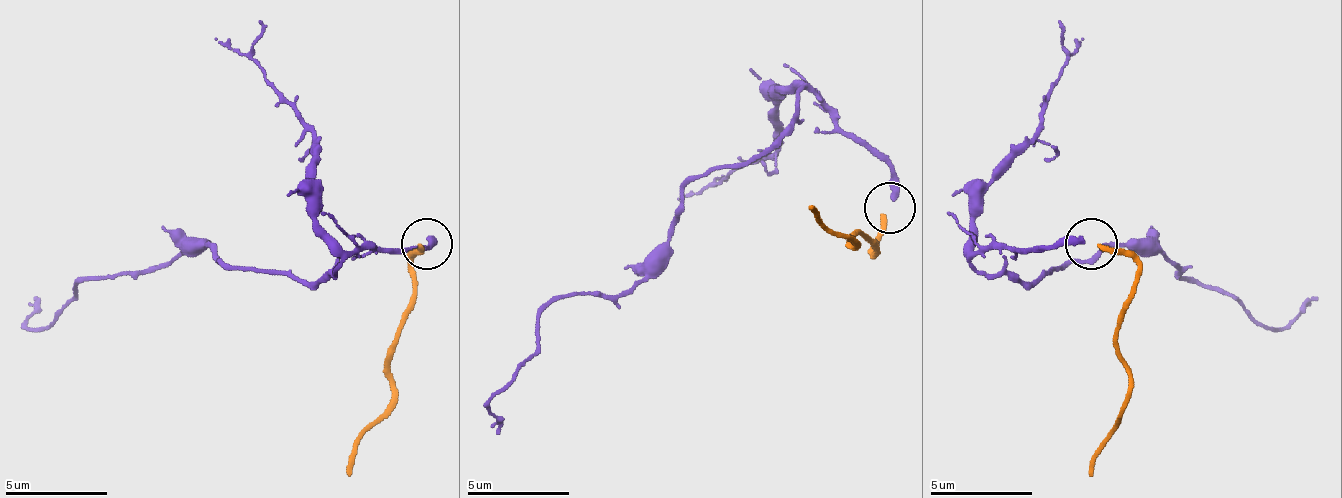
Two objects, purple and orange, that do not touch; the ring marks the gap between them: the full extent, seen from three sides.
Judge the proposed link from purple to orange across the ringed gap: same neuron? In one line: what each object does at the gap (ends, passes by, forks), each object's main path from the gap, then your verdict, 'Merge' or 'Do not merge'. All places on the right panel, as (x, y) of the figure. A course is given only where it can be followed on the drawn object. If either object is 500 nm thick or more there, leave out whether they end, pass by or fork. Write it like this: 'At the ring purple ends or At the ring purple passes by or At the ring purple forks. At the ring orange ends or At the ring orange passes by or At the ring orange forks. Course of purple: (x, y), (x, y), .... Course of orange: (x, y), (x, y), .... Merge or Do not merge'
At the ring purple ends. At the ring orange ends. Course of purple: (1083, 242), (986, 247), (971, 263), (1032, 283), (1109, 247), (1160, 252), (1268, 329), (1319, 298). Course of orange: (1099, 242), (1119, 247), (1140, 268), (1140, 283), (1119, 324), (1129, 401), (1104, 437), (1089, 477). Do not merge

